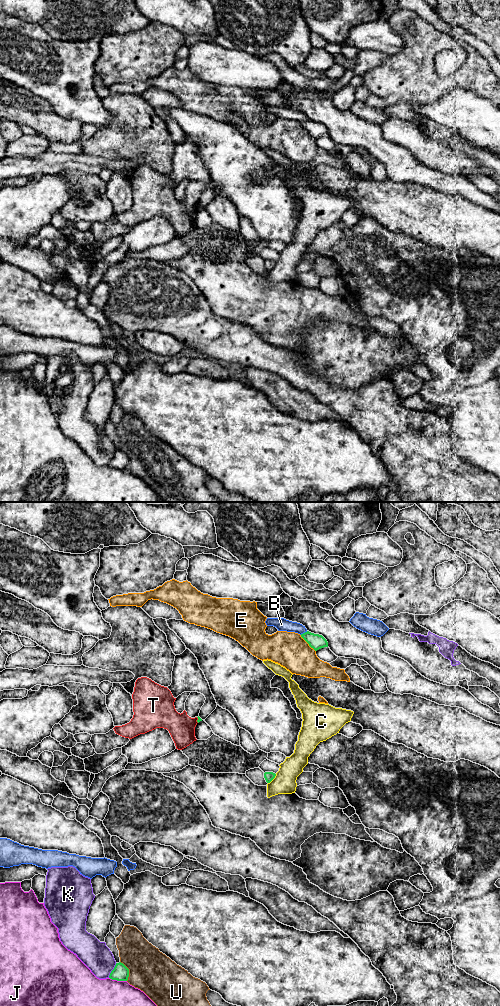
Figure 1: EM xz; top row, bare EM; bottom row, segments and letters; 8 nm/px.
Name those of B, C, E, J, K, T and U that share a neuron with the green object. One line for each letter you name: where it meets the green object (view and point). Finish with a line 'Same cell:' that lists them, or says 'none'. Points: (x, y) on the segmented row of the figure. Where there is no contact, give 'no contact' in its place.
Same cell: none

